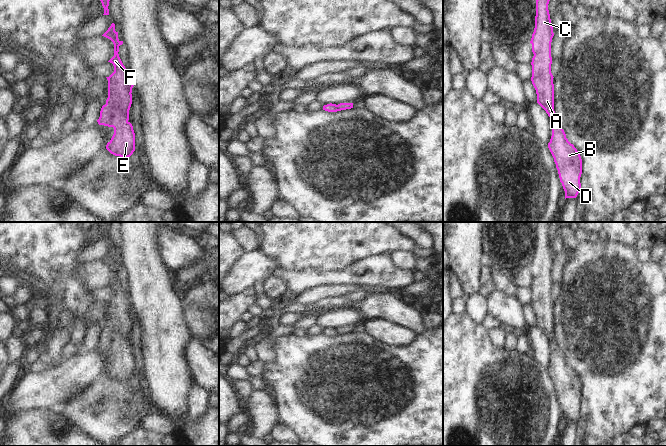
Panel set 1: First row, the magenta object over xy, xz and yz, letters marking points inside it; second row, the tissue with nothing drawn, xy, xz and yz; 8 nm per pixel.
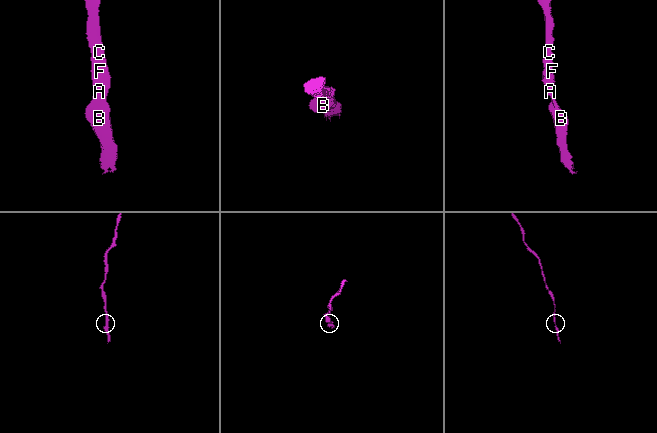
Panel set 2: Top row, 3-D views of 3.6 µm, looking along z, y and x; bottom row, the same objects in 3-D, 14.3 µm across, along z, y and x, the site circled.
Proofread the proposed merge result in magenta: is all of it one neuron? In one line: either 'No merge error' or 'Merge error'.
No merge error

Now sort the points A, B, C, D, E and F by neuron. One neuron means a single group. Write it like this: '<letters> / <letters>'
A B C D E F

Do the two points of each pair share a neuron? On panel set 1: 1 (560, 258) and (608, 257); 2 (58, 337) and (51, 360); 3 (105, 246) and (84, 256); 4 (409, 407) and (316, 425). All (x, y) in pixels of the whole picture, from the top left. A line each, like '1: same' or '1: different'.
1: different
2: same
3: same
4: same

